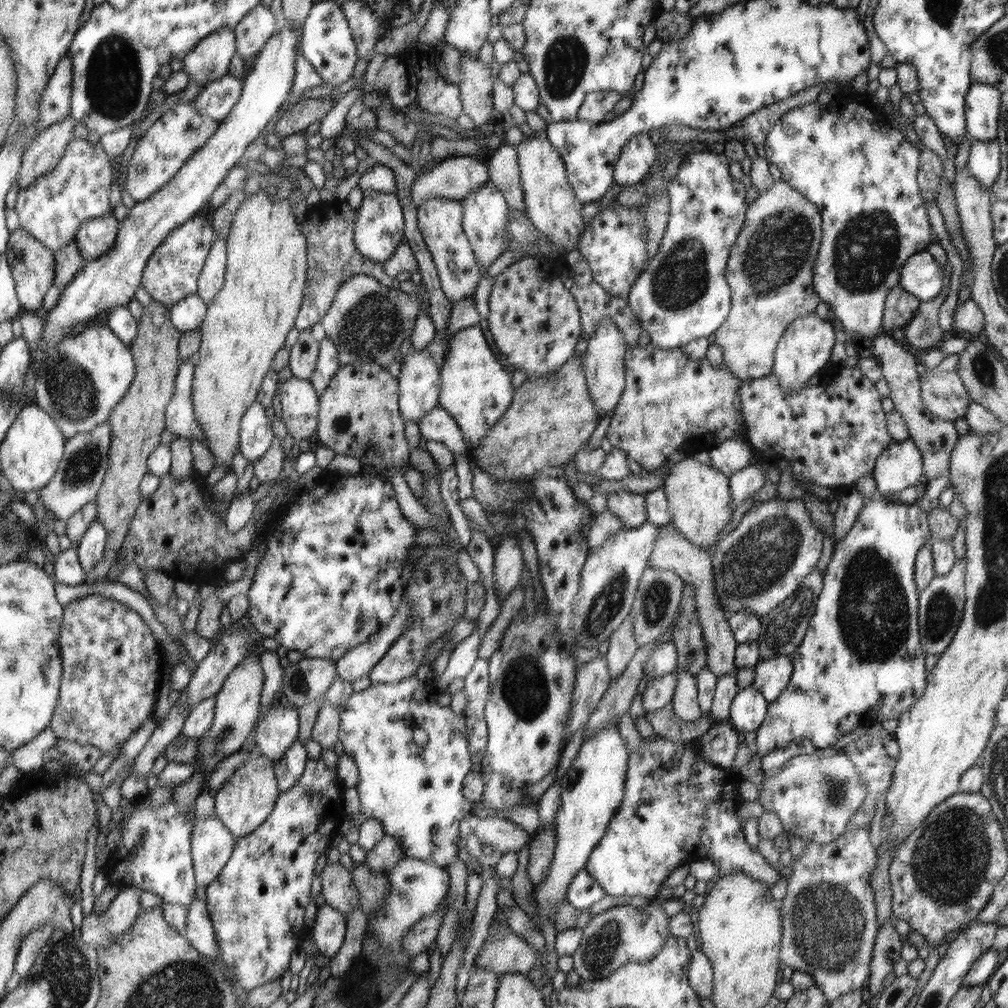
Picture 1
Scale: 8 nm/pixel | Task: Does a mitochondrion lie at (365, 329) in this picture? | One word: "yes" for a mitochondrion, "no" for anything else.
yes

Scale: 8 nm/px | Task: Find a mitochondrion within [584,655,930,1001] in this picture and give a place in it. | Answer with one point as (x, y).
(828, 922)

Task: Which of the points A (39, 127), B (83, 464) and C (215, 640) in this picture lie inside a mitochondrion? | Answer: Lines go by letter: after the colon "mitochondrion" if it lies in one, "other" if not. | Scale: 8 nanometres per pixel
A: other
B: mitochondrion
C: other

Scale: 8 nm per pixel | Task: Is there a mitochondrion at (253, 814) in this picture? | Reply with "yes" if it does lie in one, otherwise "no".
no

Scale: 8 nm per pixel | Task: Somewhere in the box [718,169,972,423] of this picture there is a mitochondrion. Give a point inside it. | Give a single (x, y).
(775, 253)

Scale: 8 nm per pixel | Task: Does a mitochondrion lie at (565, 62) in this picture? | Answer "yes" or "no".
yes

